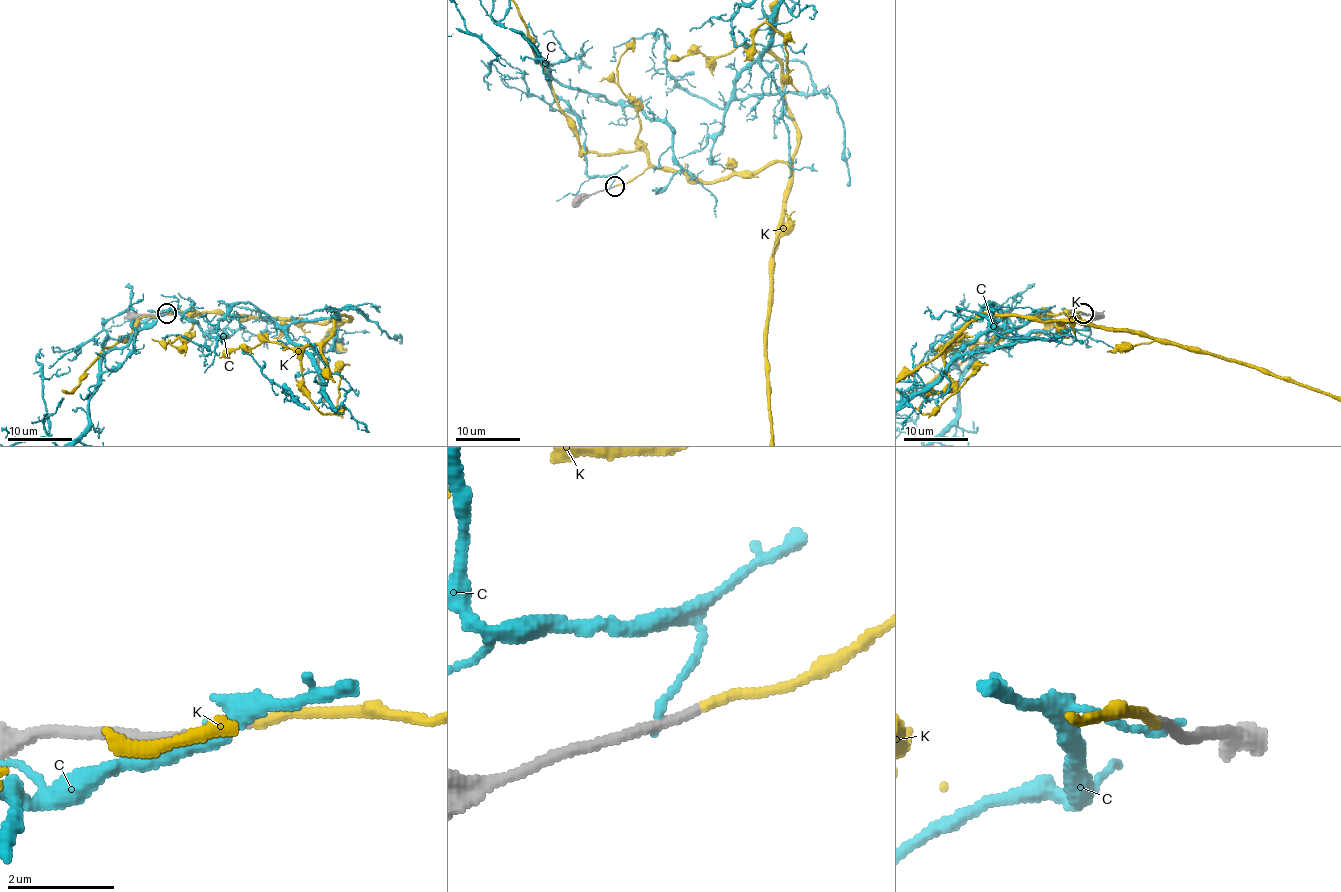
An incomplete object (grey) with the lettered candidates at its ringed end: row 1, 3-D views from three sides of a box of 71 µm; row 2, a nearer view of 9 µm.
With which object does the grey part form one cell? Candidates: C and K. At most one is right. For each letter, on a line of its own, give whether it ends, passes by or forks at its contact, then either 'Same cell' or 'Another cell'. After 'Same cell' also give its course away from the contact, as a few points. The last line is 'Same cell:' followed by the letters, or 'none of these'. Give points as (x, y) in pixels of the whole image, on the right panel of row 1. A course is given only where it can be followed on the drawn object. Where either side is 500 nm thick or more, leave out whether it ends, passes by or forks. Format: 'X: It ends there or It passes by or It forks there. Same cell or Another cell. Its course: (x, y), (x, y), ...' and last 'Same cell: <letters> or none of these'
C: It ends there. Another cell
K: It ends there. Same cell
Same cell: K

